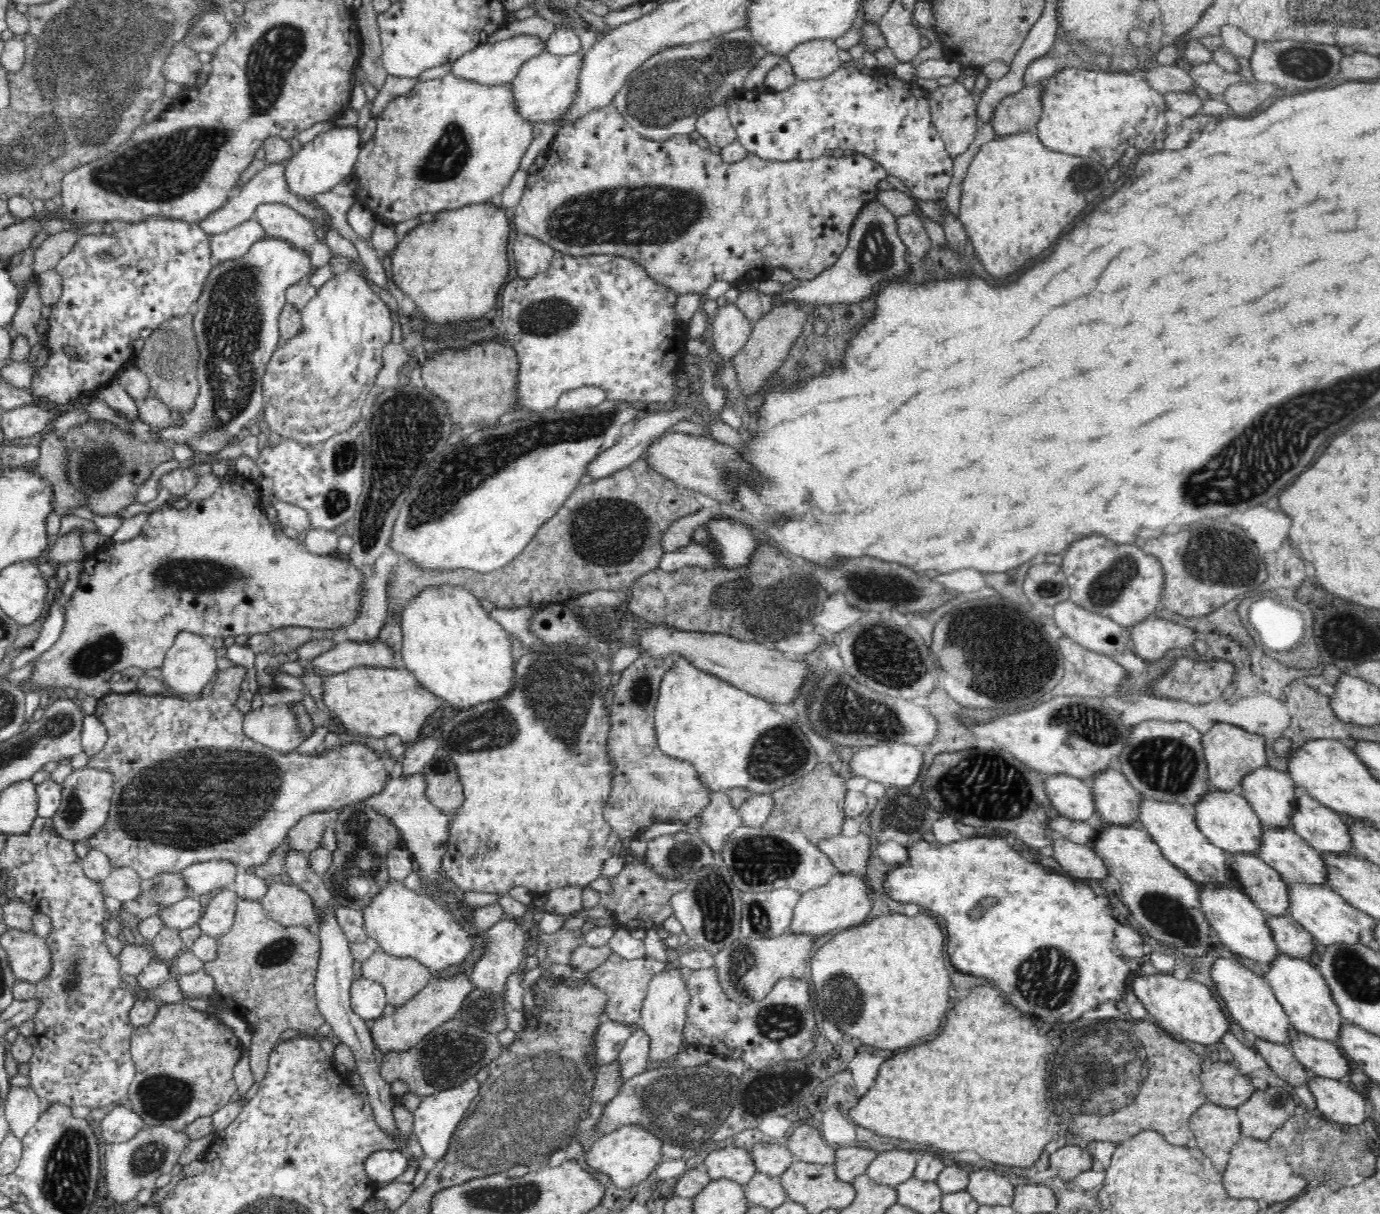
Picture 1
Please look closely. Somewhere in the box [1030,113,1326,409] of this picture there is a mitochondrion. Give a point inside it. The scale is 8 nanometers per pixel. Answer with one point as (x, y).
(1082, 179)

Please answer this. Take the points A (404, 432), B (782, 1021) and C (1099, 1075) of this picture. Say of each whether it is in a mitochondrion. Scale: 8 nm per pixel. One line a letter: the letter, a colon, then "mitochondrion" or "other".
A: mitochondrion
B: mitochondrion
C: mitochondrion

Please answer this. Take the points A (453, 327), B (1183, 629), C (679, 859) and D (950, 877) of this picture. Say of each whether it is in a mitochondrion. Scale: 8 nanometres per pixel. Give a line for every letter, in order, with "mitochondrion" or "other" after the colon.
A: other
B: other
C: mitochondrion
D: other

